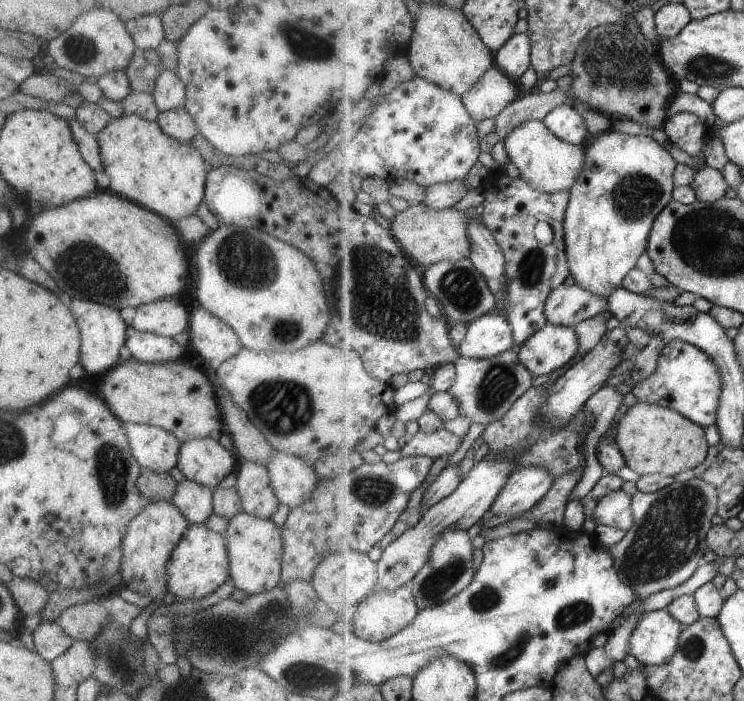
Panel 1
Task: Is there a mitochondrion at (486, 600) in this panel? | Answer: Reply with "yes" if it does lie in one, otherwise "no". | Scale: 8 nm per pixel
yes

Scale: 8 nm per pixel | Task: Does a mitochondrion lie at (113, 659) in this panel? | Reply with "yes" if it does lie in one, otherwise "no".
yes

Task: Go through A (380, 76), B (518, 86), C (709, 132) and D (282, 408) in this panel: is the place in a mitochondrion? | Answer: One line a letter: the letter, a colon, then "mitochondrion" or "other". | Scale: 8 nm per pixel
A: other
B: other
C: other
D: mitochondrion

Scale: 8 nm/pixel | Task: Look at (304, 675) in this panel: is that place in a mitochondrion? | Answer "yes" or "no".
yes

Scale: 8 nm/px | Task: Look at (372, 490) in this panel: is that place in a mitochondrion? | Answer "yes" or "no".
yes

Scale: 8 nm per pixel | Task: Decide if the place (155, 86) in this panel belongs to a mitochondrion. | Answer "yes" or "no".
no

